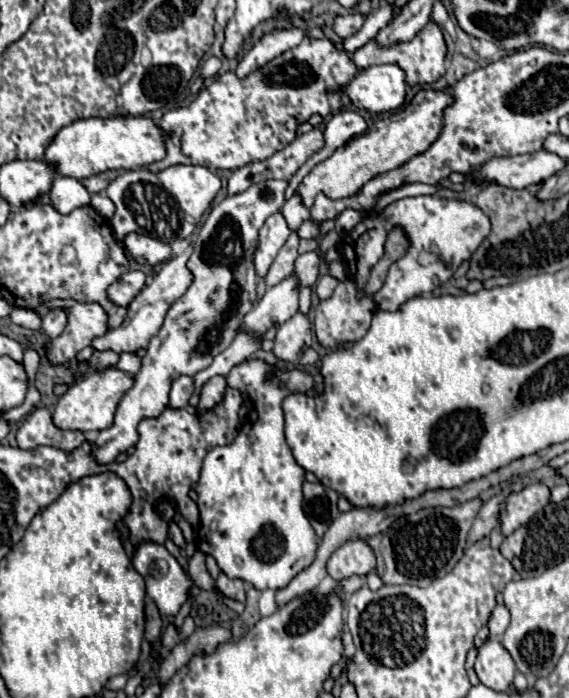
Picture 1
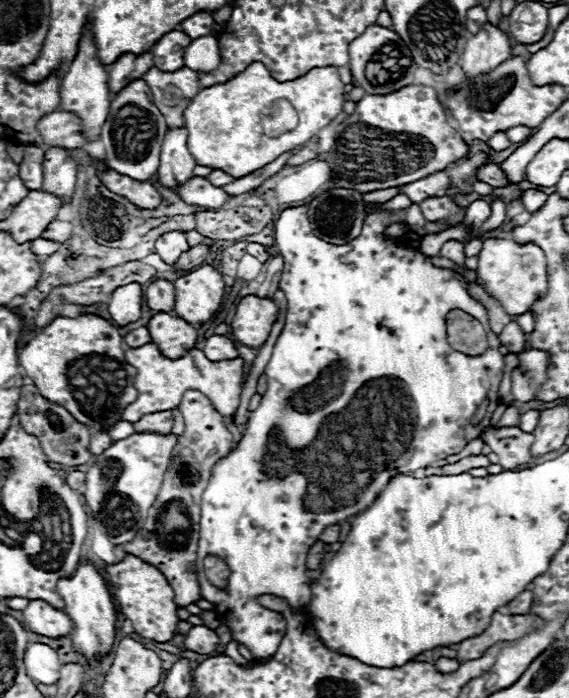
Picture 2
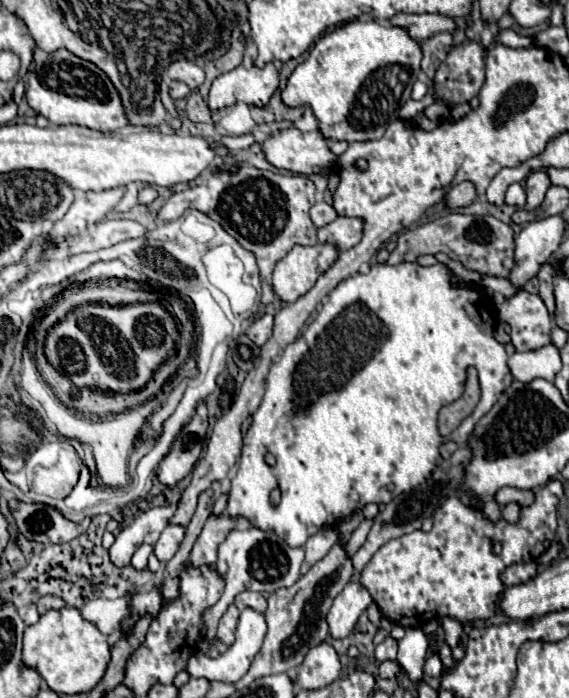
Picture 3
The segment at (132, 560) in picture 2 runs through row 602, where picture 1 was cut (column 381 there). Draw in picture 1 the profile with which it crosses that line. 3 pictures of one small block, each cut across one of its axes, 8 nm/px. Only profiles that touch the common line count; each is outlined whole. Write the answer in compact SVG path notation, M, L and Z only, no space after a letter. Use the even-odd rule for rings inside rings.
M420 90L412 102L388 116L376 120L372 130L352 138L344 146L340 146L330 158L316 164L310 174L296 188L296 194L302 198L302 204L310 208L314 204L316 194L326 194L332 200L348 198L356 194L368 180L390 172L402 164L406 164L416 154L428 150L428 146L438 138L442 130L442 110L452 104L452 96L448 92L436 90Z

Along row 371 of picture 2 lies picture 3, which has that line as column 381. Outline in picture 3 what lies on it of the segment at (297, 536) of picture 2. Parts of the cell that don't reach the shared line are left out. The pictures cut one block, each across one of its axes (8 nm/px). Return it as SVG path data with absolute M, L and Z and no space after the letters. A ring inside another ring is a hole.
M374 264L368 274L356 274L356 276L350 276L348 280L340 282L328 294L328 300L320 308L318 316L308 324L304 334L296 342L288 344L288 348L282 352L282 356L270 366L270 372L266 376L266 394L262 398L262 404L258 406L258 410L252 416L250 430L244 436L244 446L242 446L242 456L240 456L240 462L238 462L238 472L236 472L234 480L232 480L230 494L228 494L228 506L226 506L228 516L234 518L234 520L246 518L254 528L276 534L282 540L286 540L288 546L296 548L296 546L304 546L306 540L310 536L314 536L324 524L334 524L338 520L344 520L356 508L362 508L368 502L376 502L376 504L384 502L384 504L388 504L398 494L410 492L414 486L422 484L432 474L432 470L436 468L436 452L440 450L440 444L444 444L444 440L446 440L444 436L440 436L440 432L436 428L438 412L440 412L442 406L446 406L446 404L450 404L450 402L454 402L454 400L458 400L462 396L464 382L466 382L466 368L470 364L476 366L480 388L482 388L482 400L476 406L476 410L472 412L472 426L470 428L474 428L476 420L480 420L480 416L484 416L492 408L492 404L498 400L500 392L504 392L508 388L508 384L512 384L512 374L510 374L510 368L506 364L508 354L506 354L504 346L494 340L494 322L496 322L494 304L490 300L486 300L476 290L454 288L450 284L448 270L446 270L444 264L436 264L436 266ZM266 452L272 452L276 456L276 466L268 466L264 462ZM276 486L280 488L282 498L274 506L270 502L270 492Z

